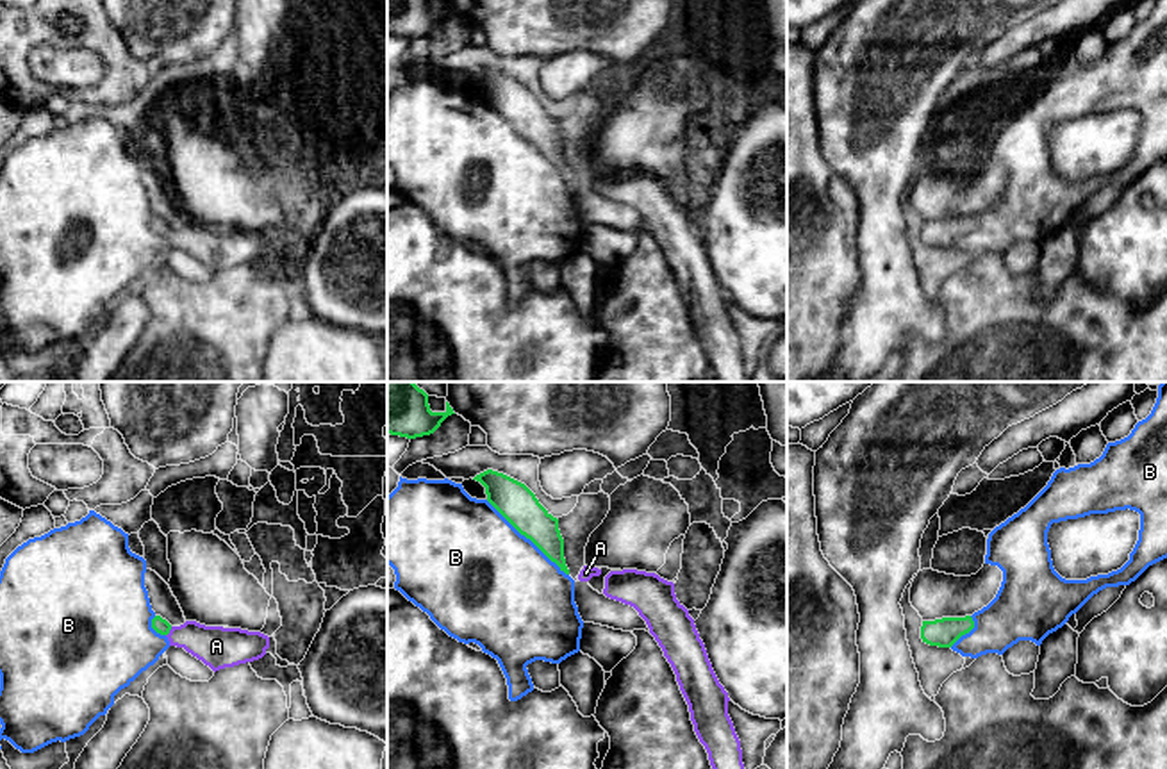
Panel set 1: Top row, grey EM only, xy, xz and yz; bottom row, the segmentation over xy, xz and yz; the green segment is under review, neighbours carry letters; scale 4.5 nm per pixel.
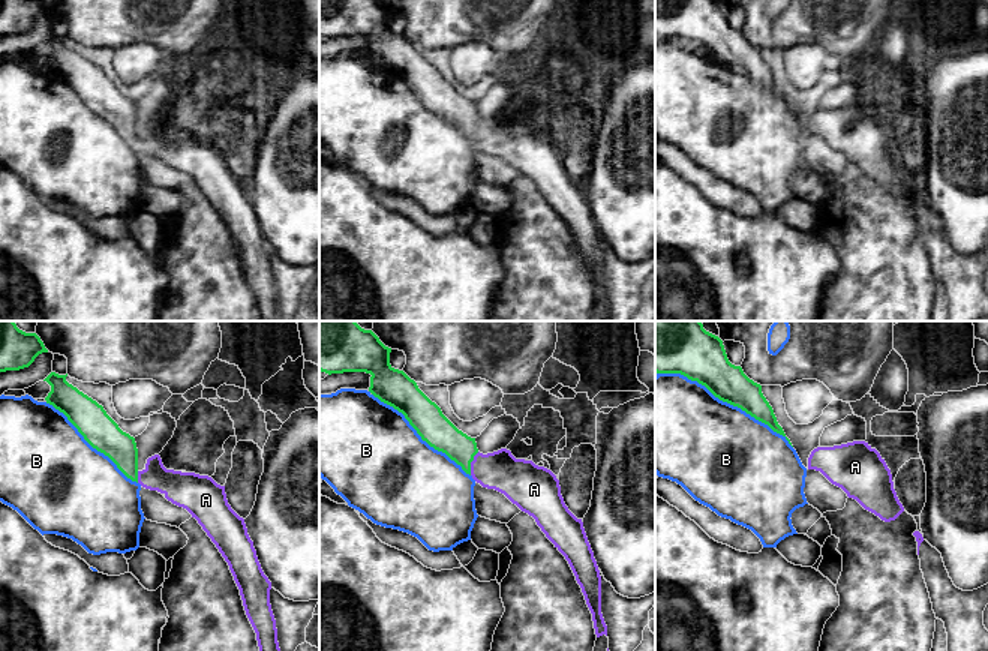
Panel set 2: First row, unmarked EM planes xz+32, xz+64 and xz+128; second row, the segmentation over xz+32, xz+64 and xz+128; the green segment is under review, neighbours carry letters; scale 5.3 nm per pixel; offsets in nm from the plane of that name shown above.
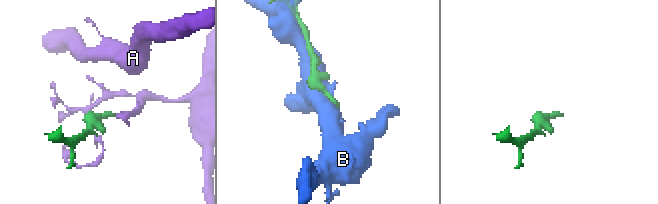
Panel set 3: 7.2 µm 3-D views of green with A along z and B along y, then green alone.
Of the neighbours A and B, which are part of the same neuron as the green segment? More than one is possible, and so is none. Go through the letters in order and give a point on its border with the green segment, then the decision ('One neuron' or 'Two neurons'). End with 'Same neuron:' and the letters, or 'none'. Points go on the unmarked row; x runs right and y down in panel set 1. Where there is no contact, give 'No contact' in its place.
A: Touches green at xy (168, 232). One neuron
B: Touches green at xz (527, 138). Two neurons
Same neuron: A

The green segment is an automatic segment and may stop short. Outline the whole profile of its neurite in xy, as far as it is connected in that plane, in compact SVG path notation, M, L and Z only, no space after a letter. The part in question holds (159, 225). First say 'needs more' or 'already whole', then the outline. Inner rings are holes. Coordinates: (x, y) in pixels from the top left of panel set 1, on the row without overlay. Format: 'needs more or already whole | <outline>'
needs more | M161 216L152 219L152 228L157 234L166 236L170 246L184 248L214 273L259 260L269 248L268 236L241 228L205 227L196 221L171 227Z

